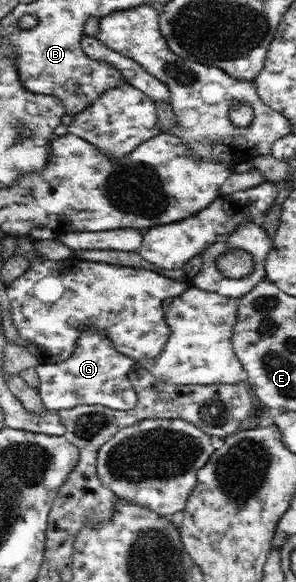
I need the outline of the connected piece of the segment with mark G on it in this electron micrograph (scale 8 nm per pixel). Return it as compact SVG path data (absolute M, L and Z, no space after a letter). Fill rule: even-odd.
M88 325L80 333L75 349L67 361L56 364L39 363L36 366L40 384L40 386L37 387L37 391L41 396L41 401L44 403L45 408L50 411L70 409L80 404L100 404L114 410L130 410L136 406L137 394L128 380L128 372L135 366L134 359L116 350L116 347L114 347L112 341L110 341L110 337L108 337L104 331L98 332L98 327Z

